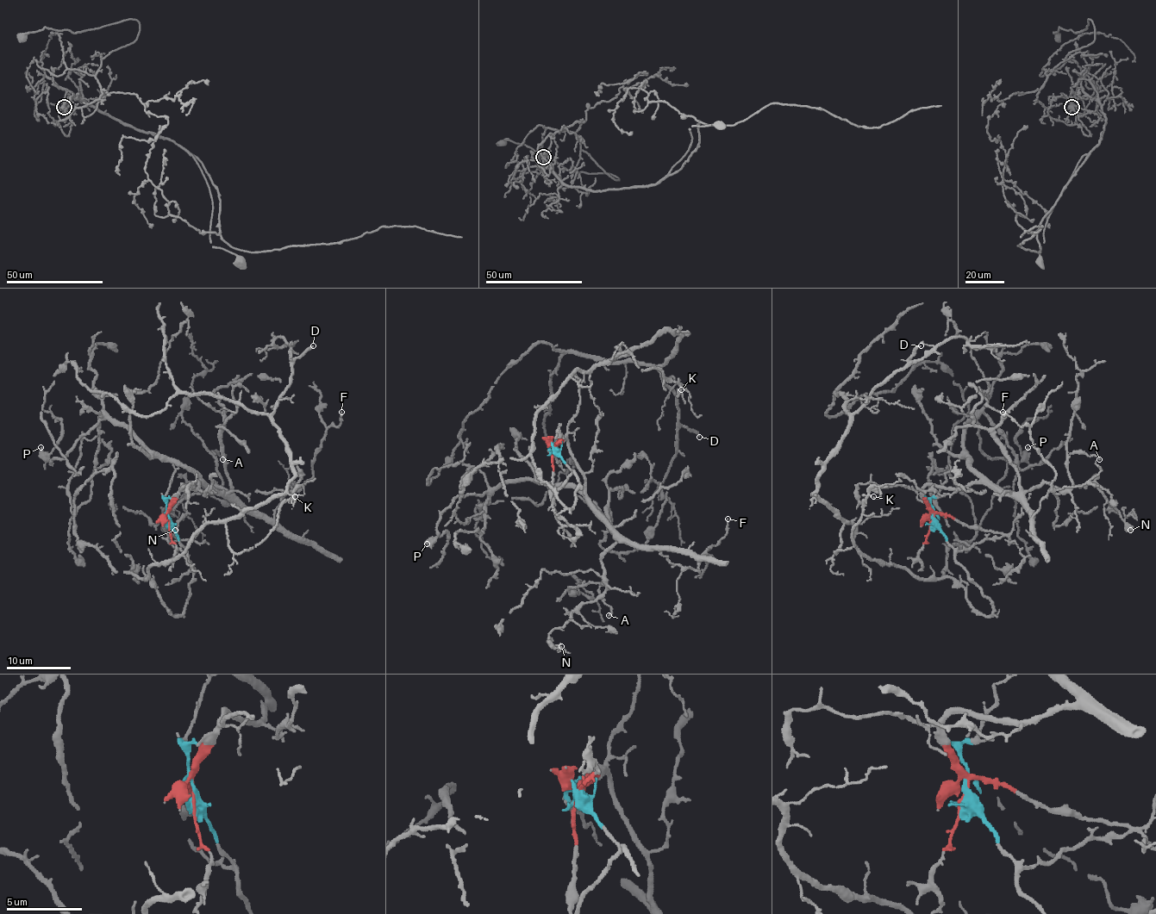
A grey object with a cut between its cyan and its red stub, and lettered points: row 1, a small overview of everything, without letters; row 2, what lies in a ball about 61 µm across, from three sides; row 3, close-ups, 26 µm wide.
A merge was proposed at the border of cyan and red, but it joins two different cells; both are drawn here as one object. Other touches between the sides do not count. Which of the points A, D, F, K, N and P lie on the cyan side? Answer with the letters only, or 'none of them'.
D, K

